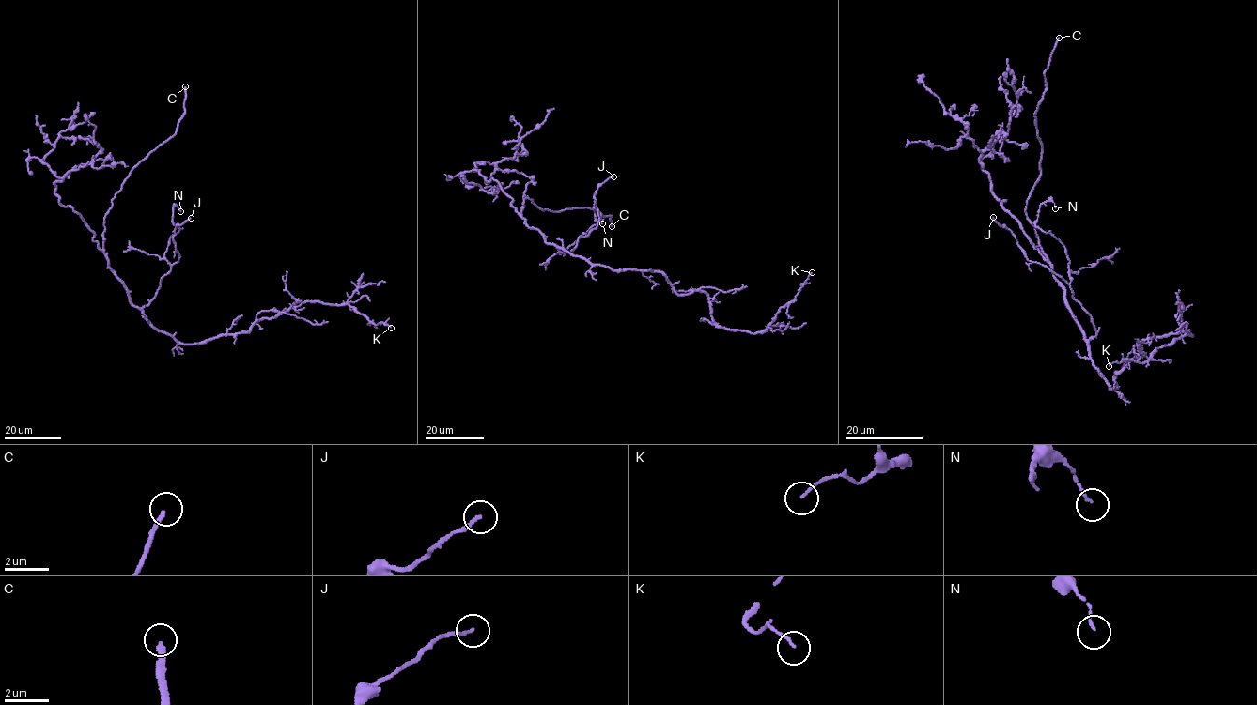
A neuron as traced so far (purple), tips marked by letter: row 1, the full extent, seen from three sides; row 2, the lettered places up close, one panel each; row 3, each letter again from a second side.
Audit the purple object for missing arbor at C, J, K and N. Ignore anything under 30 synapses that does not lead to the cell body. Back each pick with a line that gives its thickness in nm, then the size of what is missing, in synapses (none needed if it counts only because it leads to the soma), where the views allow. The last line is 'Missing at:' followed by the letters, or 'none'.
C: 240 nm
Missing at: C

